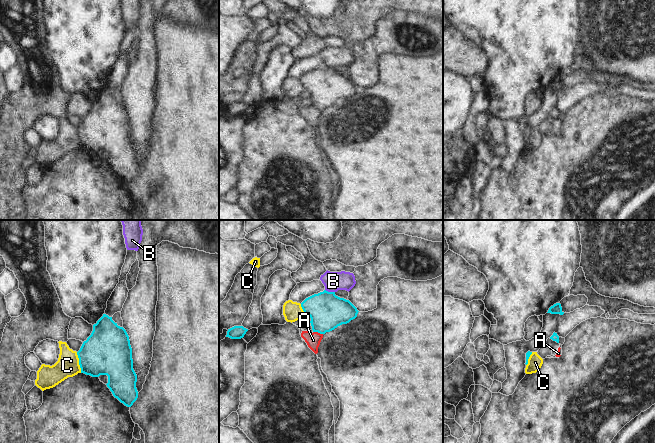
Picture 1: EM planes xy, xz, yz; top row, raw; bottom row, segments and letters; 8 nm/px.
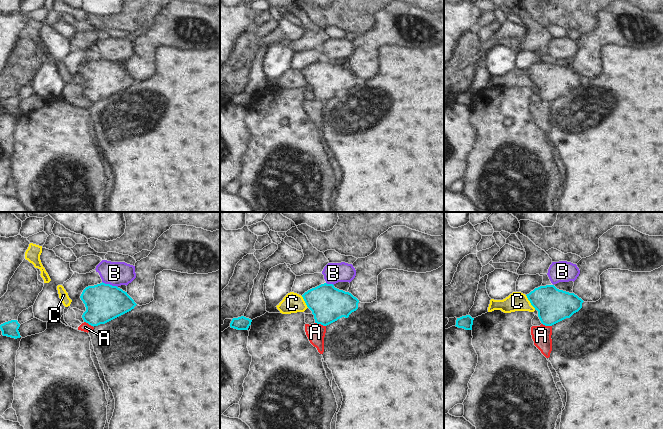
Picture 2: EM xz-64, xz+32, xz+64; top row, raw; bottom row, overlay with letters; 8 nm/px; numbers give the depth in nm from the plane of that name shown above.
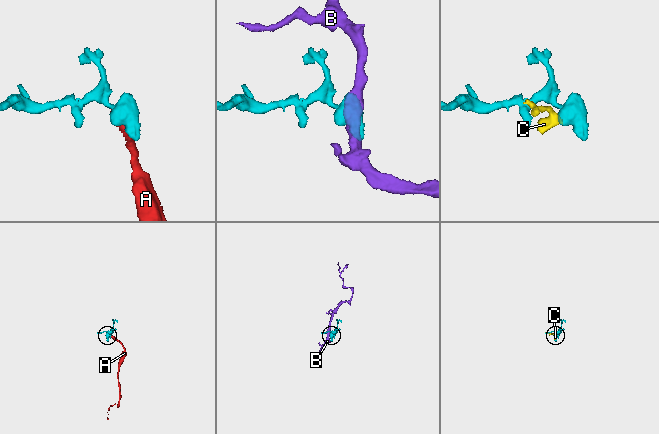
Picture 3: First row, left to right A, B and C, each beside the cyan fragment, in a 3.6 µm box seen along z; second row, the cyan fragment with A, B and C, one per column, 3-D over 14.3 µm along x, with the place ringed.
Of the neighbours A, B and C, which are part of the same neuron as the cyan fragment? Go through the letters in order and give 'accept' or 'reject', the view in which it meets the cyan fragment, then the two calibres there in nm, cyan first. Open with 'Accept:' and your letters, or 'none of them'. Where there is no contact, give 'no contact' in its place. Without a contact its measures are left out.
Accept: none of them
A: reject | xz | 300/120 nm
B: reject | xz | 300/160 nm
C: reject | xy | 380/180 nm

